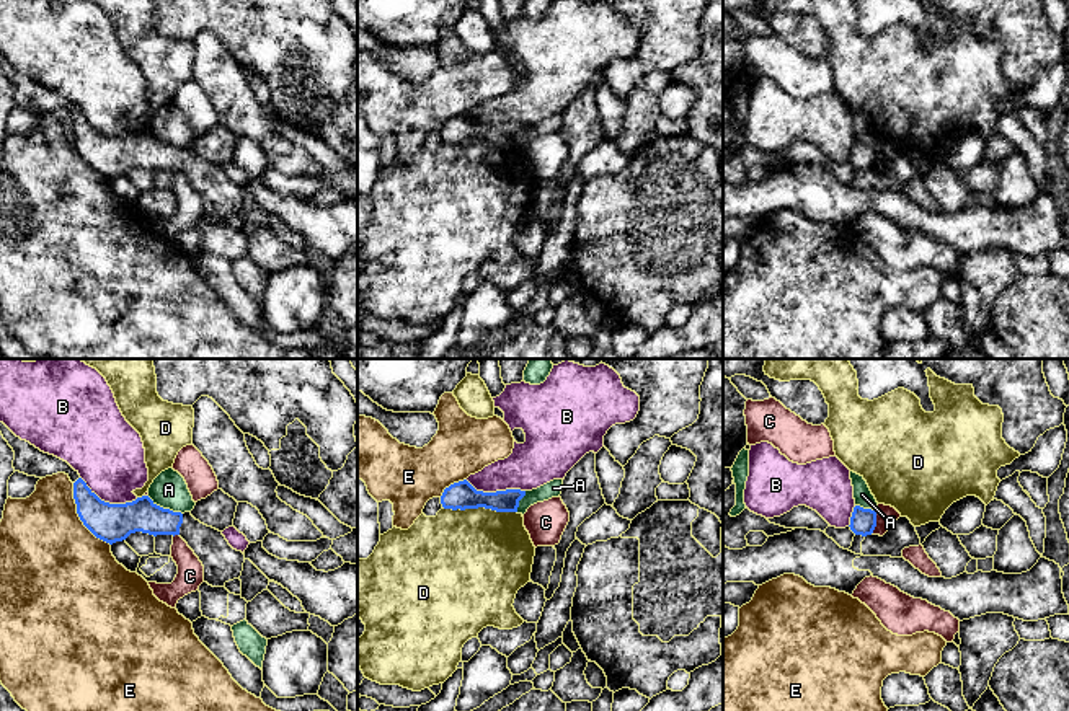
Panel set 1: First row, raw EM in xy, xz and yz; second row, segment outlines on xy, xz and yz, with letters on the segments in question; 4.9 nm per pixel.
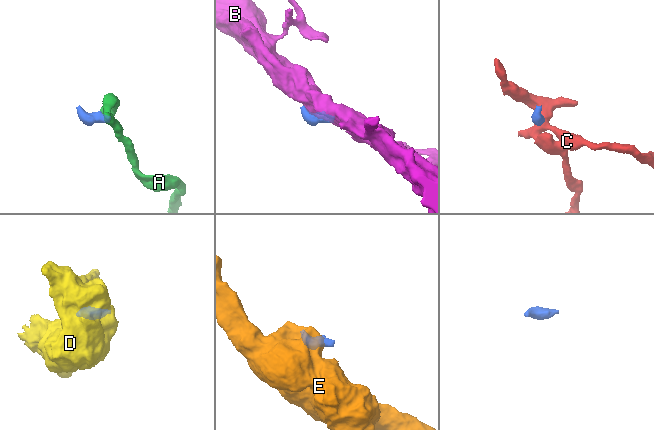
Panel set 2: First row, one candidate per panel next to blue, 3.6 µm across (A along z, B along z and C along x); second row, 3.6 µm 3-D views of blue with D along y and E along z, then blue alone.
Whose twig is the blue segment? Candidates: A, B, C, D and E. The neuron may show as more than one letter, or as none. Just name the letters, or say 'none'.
none

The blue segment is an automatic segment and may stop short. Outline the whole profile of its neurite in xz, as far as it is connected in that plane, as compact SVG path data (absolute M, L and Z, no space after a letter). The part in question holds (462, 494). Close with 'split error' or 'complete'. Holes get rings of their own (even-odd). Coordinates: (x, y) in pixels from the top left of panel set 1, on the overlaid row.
M467 479L450 484L441 496L444 509L491 509L496 512L517 512L519 501L526 496L521 489L506 489L496 492L477 491Z; complete

